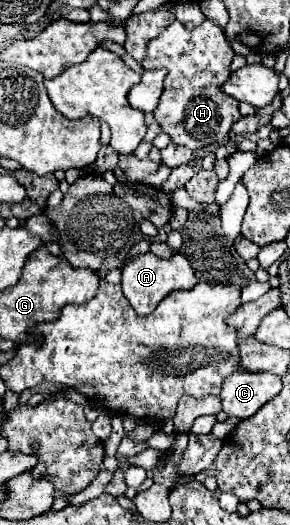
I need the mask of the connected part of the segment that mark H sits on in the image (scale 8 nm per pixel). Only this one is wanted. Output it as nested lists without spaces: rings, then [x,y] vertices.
[[[176,20],[148,44],[148,54],[142,62],[142,68],[168,70],[160,104],[152,114],[162,132],[166,132],[174,144],[198,150],[222,142],[228,136],[232,124],[240,118],[240,102],[220,90],[220,84],[224,84],[224,80],[230,76],[232,56],[234,50],[224,38],[224,30],[210,20],[192,30]]]

